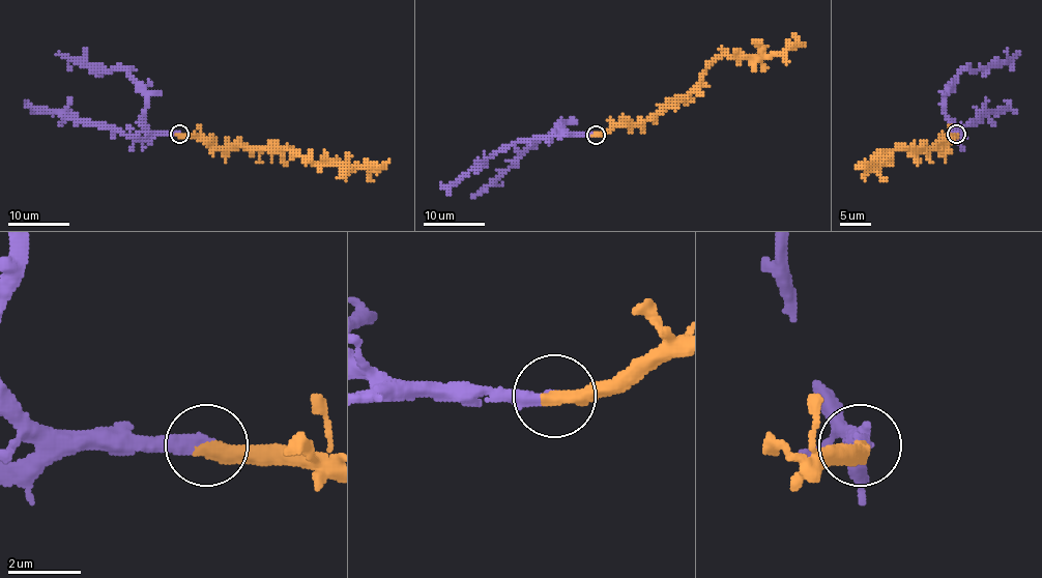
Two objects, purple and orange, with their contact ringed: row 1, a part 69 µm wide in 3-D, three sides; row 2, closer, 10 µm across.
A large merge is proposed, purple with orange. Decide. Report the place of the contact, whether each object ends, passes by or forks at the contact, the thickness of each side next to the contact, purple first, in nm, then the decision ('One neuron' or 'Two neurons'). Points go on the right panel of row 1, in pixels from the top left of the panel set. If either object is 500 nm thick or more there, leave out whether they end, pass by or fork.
Place: (956, 134). At the ring purple ends. At the ring orange ends. Thickness 400 nm (purple) against 440 nm. Two neurons

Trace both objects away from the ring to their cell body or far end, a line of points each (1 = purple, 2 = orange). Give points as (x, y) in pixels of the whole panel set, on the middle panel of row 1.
1: (596, 135), (570, 135), (558, 124), (561, 121), (533, 141), (472, 197)
2: (596, 135), (659, 115), (683, 99), (719, 58), (778, 55), (797, 39), (791, 34)

